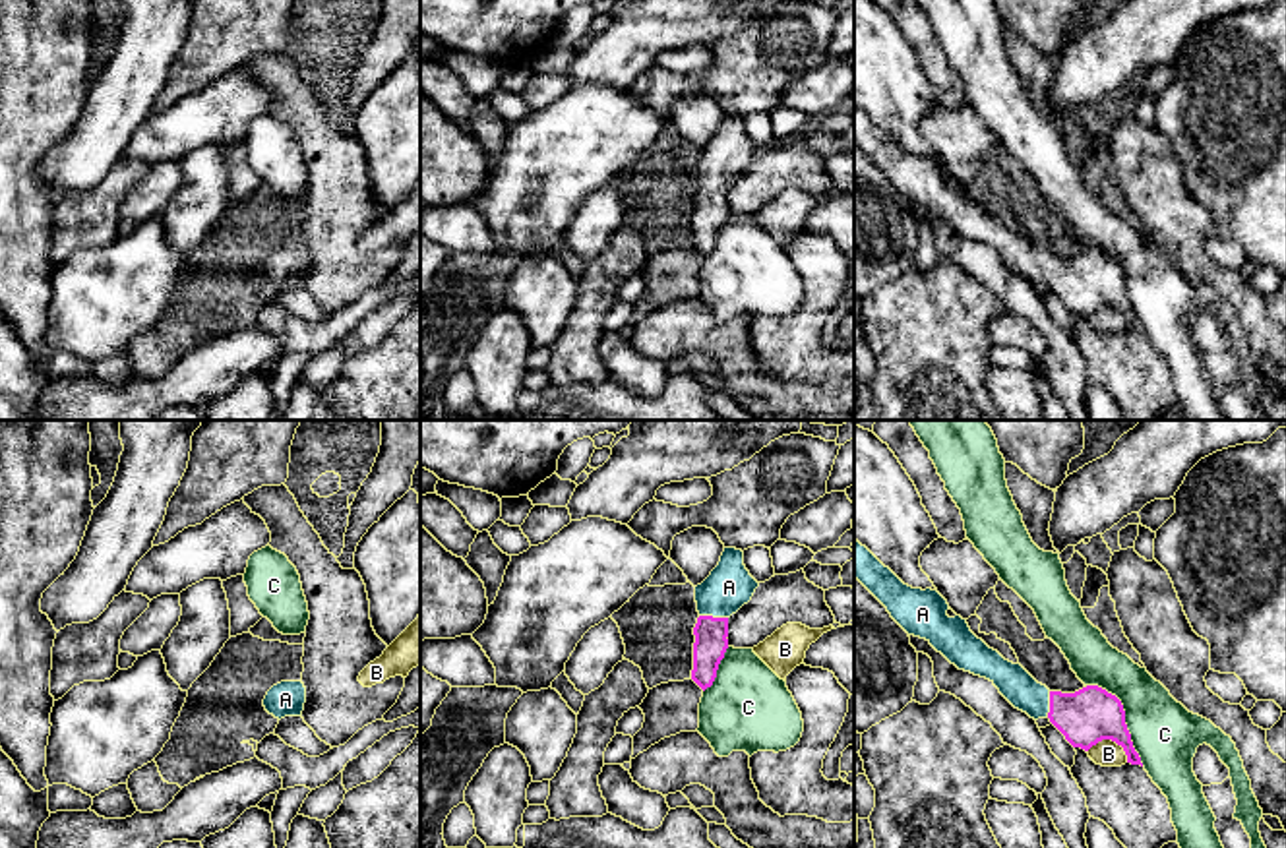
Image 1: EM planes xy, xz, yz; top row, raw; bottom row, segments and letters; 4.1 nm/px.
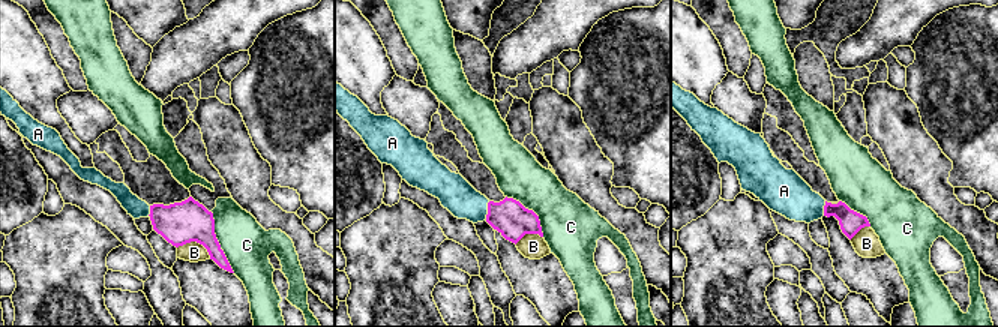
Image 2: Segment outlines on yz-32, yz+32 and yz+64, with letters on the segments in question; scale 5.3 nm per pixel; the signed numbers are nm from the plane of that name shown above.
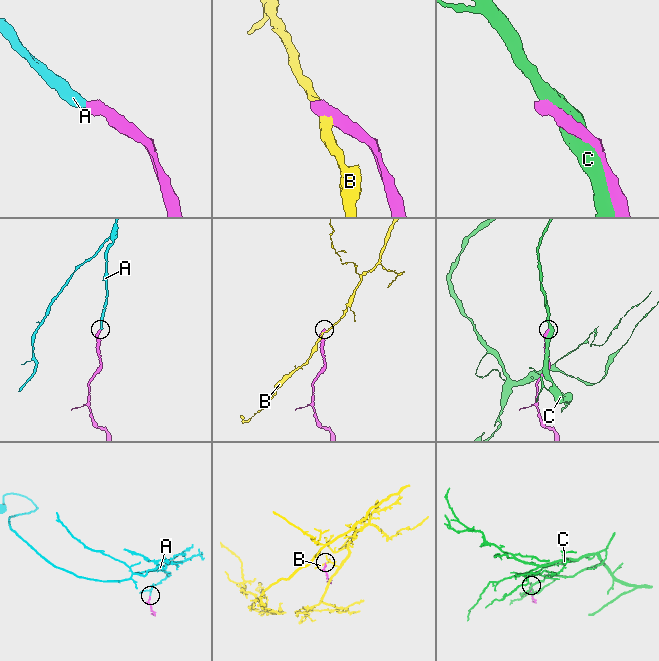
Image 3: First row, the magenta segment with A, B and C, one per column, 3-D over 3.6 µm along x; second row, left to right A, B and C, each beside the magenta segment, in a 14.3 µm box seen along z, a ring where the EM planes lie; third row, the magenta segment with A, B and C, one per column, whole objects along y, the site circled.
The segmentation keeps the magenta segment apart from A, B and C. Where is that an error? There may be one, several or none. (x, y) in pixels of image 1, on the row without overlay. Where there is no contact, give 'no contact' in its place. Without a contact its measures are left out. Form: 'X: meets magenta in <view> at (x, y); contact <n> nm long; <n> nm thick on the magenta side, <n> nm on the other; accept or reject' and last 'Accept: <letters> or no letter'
A: meets magenta in xz at (711, 182); contact 120 nm long; 140 nm thick on the magenta side, 190 nm on the other; accept
B: meets magenta in yz at (1112, 306); contact 180 nm long; 220 nm thick on the magenta side, 110 nm on the other; reject
C: meets magenta in yz at (1124, 283); contact 420 nm long; 220 nm thick on the magenta side, 280 nm on the other; reject
Accept: A

